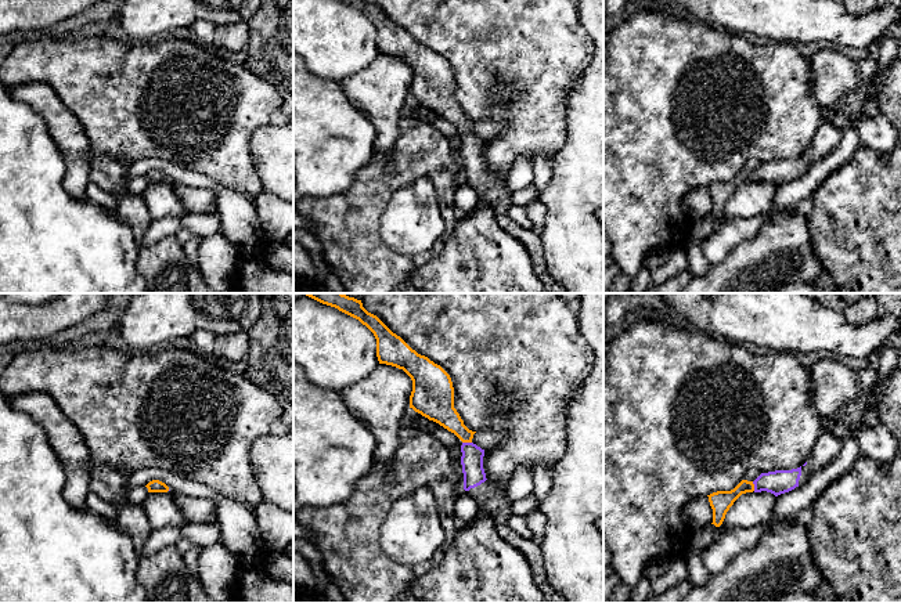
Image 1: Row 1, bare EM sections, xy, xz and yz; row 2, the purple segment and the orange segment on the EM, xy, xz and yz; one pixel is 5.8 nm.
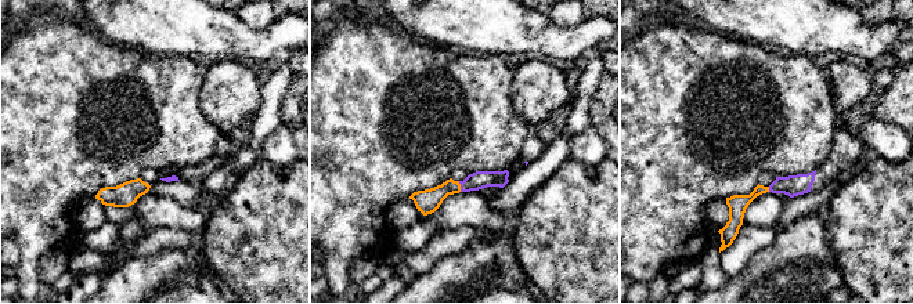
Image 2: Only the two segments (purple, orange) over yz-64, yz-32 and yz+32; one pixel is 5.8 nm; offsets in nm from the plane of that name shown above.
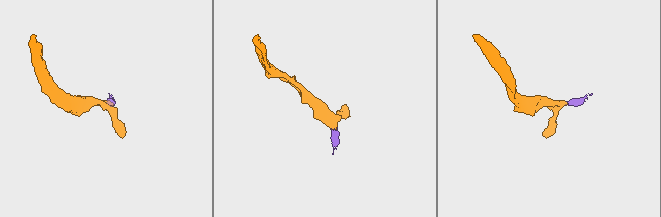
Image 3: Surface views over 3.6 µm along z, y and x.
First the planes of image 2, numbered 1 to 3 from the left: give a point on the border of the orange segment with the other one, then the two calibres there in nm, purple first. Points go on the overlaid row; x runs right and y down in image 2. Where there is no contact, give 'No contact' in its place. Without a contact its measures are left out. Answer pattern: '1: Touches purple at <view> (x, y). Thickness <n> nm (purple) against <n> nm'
1: No contact
2: Touches purple at yz-32 (461, 187). Thickness 110 nm (purple) against 140 nm
3: Touches purple at yz+32 (769, 190). Thickness 130 nm (purple) against 110 nm

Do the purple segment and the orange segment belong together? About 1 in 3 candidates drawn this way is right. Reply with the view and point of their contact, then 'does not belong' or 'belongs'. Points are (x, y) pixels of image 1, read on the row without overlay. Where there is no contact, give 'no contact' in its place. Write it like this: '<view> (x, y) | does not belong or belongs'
xz (467, 133) | belongs

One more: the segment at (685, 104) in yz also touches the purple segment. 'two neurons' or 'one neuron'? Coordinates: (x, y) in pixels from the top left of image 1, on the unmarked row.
two neurons

